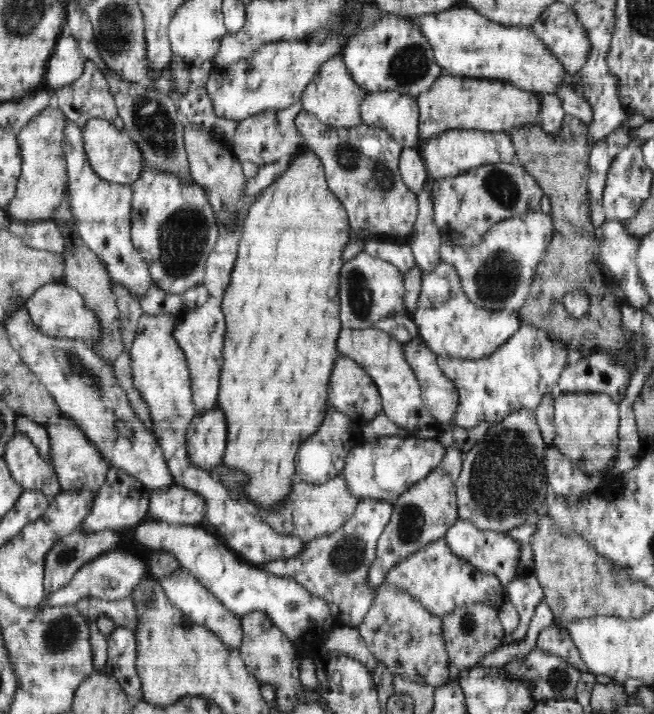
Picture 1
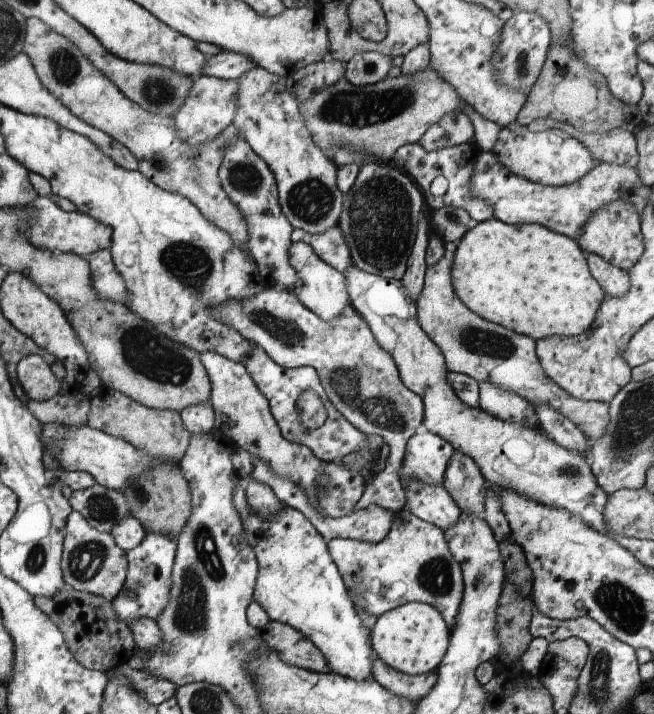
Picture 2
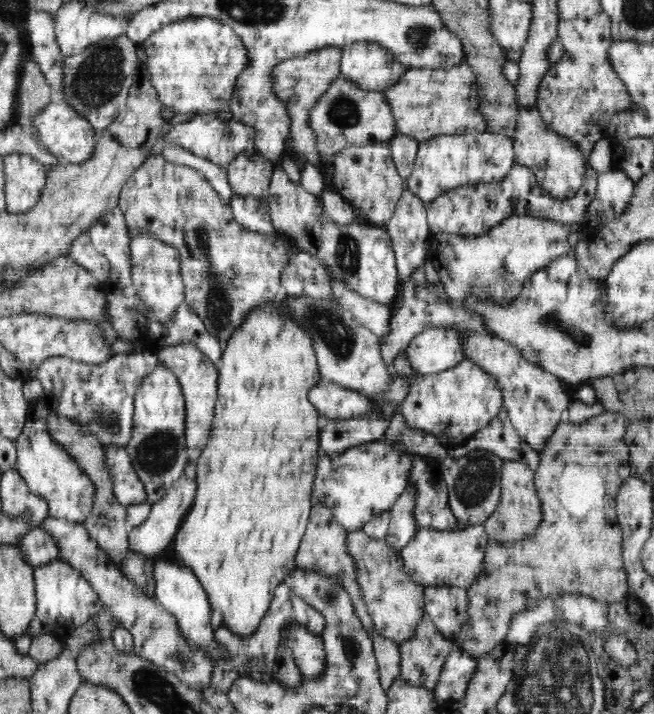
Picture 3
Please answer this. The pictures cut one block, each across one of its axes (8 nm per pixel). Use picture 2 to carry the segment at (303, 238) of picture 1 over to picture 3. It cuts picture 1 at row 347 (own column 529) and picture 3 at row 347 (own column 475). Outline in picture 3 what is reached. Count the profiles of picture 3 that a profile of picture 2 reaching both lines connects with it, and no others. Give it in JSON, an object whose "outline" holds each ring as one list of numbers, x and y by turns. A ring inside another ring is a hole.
{"outline":[[266,302,263,306,258,306,256,310,252,310,240,329,237,329,235,334,228,338,226,347,227,350,224,350,219,364,216,365,219,377,211,435,195,464,196,498,194,498,194,504,189,508,188,514,185,514,176,536,173,538,171,550,174,550,178,554,178,558,182,560,182,564,197,576,197,580,200,581,201,586,205,589,205,594,207,594,211,612,220,612,221,626,225,626,236,637,248,637,252,632,256,632,256,628,260,626,260,622,262,622,262,618,264,618,264,614,268,611,274,598,276,587,296,567,296,552,298,552,298,546,302,542,302,536,304,536,309,523,311,508,314,504,312,502,312,490,318,460,317,454,320,449,319,430,322,419,307,396,310,389,321,380,321,377,319,376,316,351,314,351,311,334,305,332,301,326,297,326,296,322,288,321,288,318,285,318,283,312,279,310,276,302]]}

